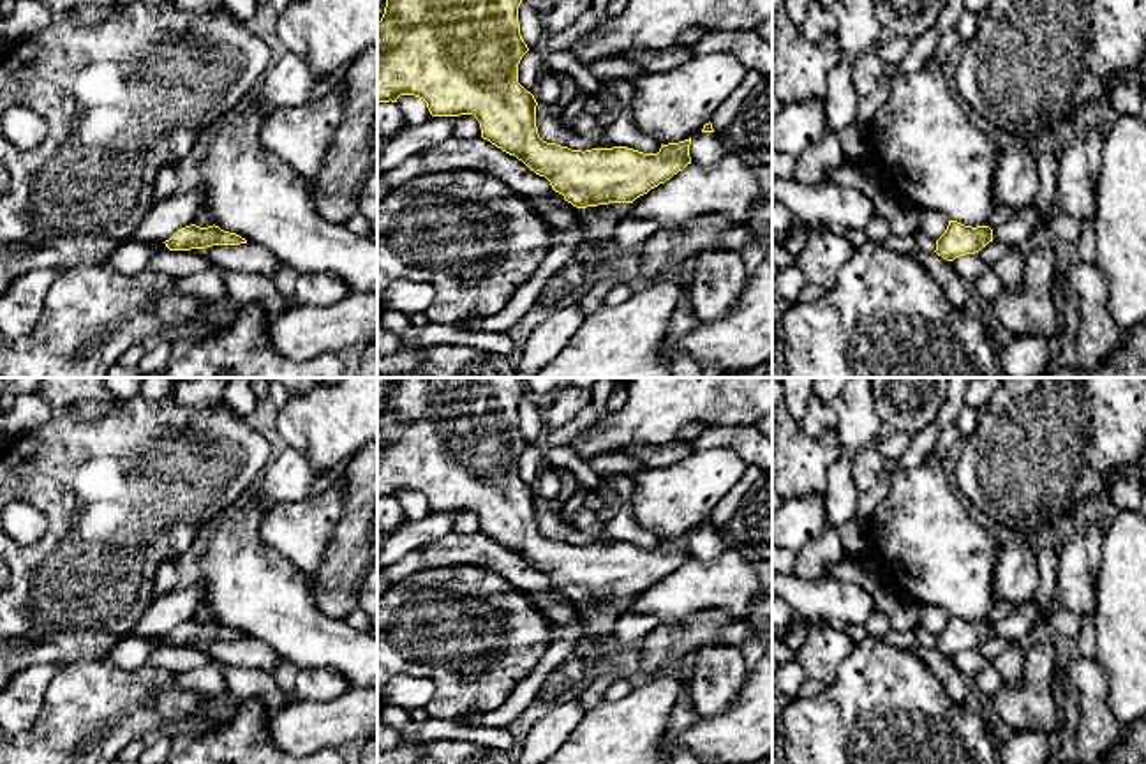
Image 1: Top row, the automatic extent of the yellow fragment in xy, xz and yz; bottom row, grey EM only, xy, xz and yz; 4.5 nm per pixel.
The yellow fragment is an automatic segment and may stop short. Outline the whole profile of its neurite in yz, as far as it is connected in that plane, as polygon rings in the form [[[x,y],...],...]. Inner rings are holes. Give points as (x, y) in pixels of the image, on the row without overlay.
[[[1024,603],[1010,616],[989,621],[964,621],[957,616],[949,616],[945,628],[936,635],[936,649],[947,656],[954,656],[964,649],[975,649],[989,637],[998,635],[1012,644],[1026,646],[1038,633],[1038,607]]]

